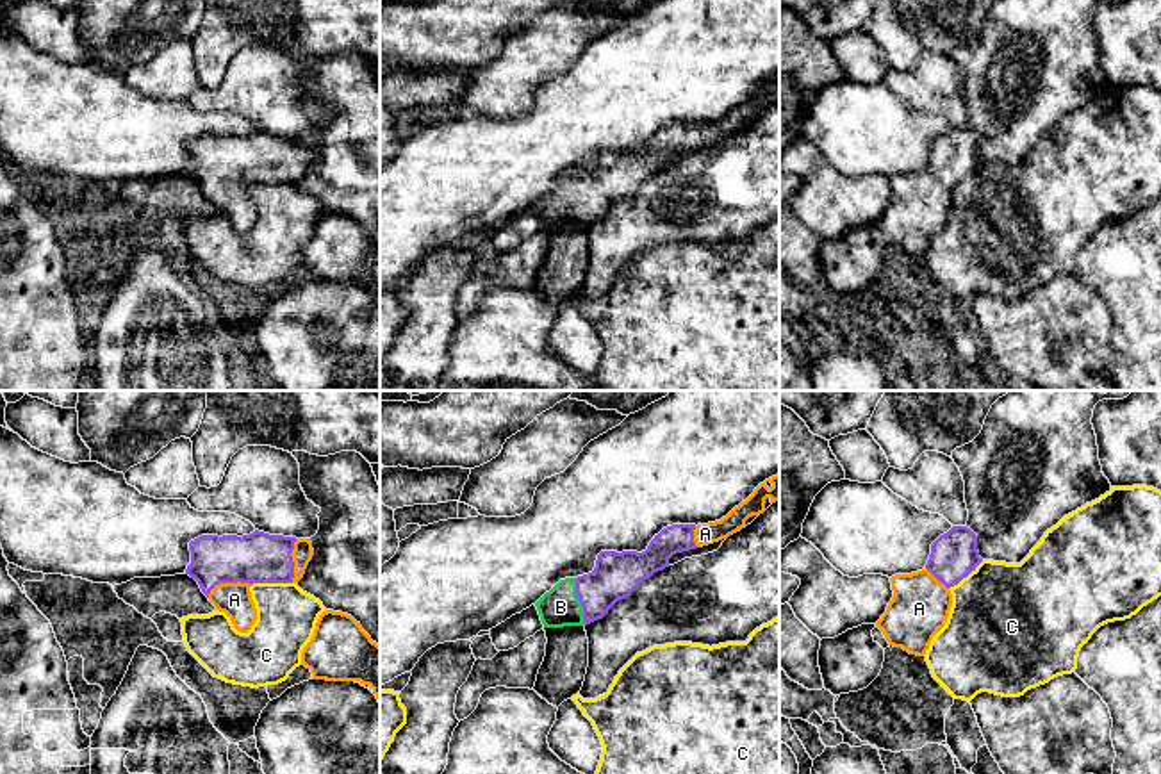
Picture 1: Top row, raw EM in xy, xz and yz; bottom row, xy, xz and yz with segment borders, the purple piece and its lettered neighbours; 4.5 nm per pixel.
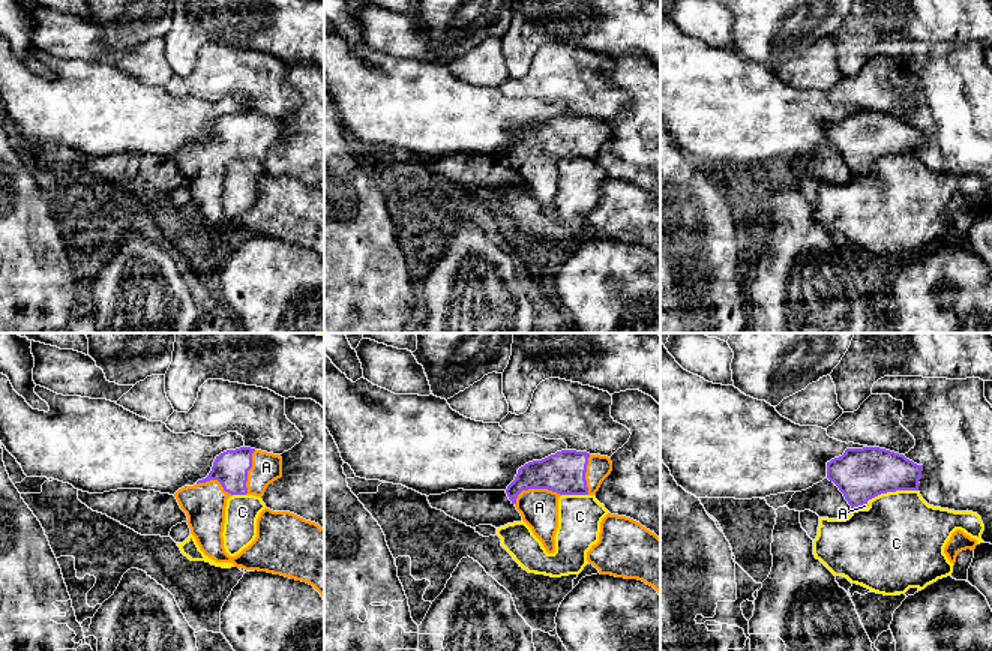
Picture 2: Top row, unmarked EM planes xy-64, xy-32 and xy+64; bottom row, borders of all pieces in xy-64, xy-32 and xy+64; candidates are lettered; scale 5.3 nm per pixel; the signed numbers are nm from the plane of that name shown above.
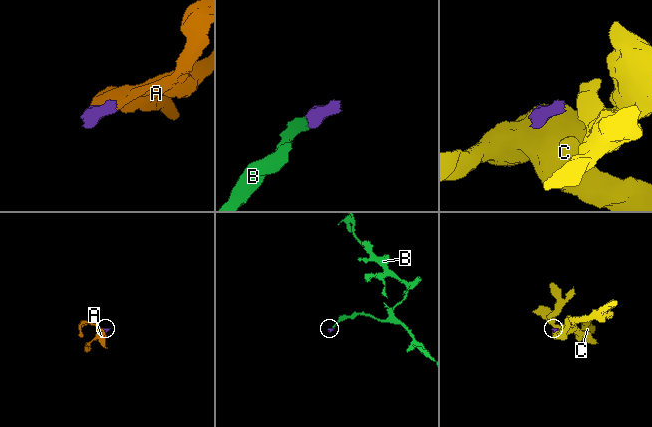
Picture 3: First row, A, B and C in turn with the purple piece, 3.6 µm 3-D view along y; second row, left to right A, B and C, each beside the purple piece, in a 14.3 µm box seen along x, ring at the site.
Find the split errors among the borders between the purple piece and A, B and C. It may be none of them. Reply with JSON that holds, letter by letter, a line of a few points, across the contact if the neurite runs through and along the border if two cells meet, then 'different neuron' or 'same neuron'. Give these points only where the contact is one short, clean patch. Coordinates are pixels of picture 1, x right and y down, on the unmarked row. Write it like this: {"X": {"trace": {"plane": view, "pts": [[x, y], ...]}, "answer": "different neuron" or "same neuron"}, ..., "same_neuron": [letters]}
{"A": {"answer": "same neuron"}, "B": {"trace": {"plane": "xz", "pts": [[616, 175], [601, 189], [580, 202], [560, 207]]}, "answer": "same neuron"}, "C": {"answer": "different neuron"}, "same_neuron": ["A", "B"]}

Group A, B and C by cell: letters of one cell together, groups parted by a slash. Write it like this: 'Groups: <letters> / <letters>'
Groups: A B / C

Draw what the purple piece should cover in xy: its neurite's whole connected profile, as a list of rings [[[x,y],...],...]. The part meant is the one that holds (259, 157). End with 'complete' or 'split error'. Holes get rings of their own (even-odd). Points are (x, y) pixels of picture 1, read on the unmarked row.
[[[202,136],[189,143],[185,175],[225,212],[234,228],[248,234],[257,221],[250,187],[253,184],[298,184],[314,150],[310,139],[269,136]]]; split error

